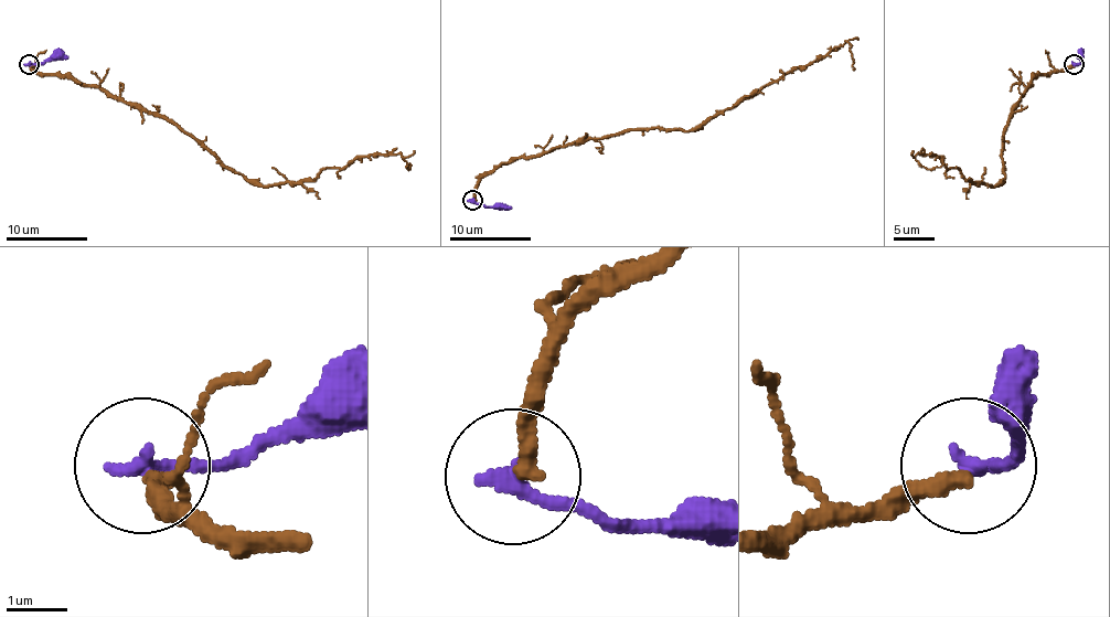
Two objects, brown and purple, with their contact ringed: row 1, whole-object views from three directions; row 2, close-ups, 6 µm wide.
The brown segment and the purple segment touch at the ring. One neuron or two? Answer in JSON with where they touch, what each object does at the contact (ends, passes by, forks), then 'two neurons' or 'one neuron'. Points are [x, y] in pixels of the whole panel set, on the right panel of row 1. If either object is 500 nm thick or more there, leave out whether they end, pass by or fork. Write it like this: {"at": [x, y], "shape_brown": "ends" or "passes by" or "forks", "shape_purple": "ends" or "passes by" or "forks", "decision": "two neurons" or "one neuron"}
{"at": [1074, 64], "shape_brown": "ends", "shape_purple": "ends", "decision": "two neurons"}

